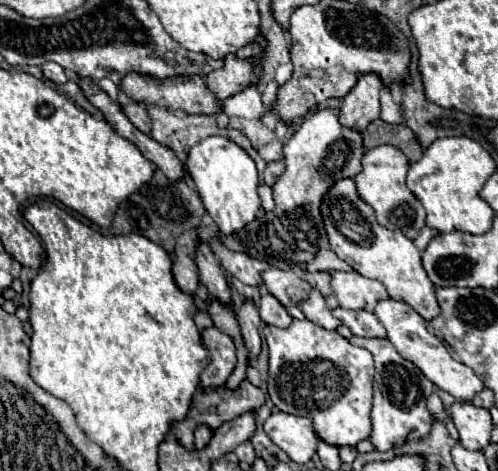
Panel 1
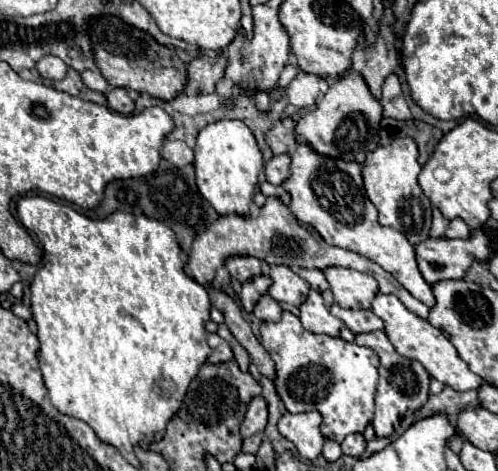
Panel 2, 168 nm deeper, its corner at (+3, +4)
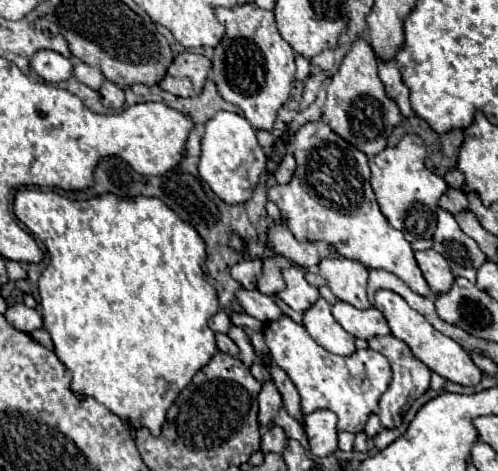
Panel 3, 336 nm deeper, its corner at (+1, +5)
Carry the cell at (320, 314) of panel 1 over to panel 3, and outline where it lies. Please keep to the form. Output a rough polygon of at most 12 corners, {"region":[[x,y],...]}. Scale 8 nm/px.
{"region":[[320,298],[304,312],[304,328],[328,352],[350,356],[354,338]]}

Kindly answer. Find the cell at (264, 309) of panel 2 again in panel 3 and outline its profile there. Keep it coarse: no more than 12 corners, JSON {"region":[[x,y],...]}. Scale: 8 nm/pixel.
{"region":[[258,290],[236,292],[248,316],[268,324],[282,316],[272,296]]}

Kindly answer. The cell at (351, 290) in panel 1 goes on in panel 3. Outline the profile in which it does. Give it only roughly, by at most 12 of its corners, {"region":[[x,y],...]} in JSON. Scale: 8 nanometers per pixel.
{"region":[[324,258],[318,274],[338,300],[370,308],[368,270],[360,262]]}

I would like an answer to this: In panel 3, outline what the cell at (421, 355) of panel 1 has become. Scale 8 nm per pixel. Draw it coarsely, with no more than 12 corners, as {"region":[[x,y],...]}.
{"region":[[378,290],[374,306],[392,334],[432,372],[476,386],[482,372],[400,294]]}

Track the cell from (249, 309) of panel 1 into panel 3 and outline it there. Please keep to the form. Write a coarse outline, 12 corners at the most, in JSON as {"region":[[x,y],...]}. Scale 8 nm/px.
{"region":[[264,258],[264,272],[258,280],[262,294],[274,296],[284,288],[276,258]]}

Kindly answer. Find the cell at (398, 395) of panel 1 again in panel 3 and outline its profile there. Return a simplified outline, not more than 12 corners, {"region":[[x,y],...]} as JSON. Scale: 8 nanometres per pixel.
{"region":[[392,334],[368,340],[388,358],[382,426],[396,428],[428,390],[430,368]]}

